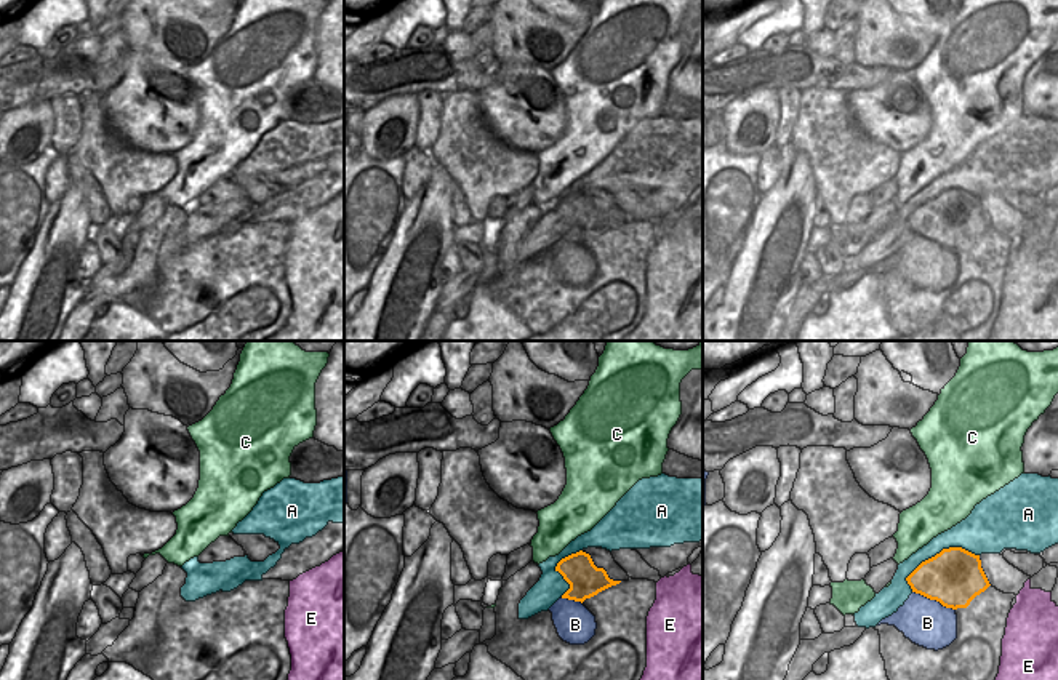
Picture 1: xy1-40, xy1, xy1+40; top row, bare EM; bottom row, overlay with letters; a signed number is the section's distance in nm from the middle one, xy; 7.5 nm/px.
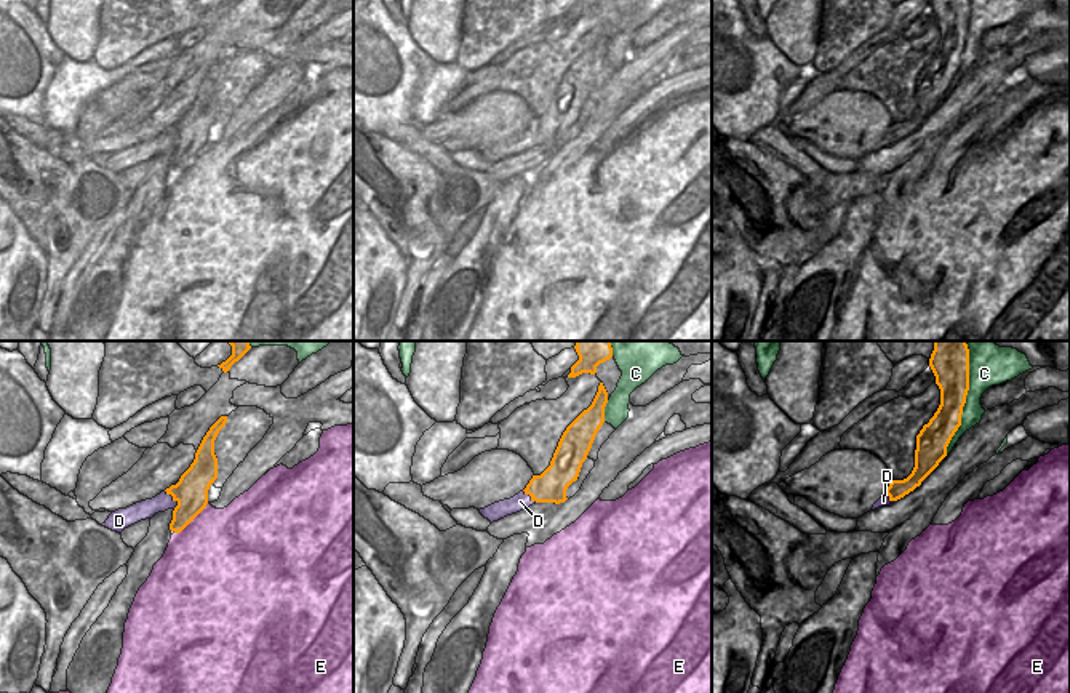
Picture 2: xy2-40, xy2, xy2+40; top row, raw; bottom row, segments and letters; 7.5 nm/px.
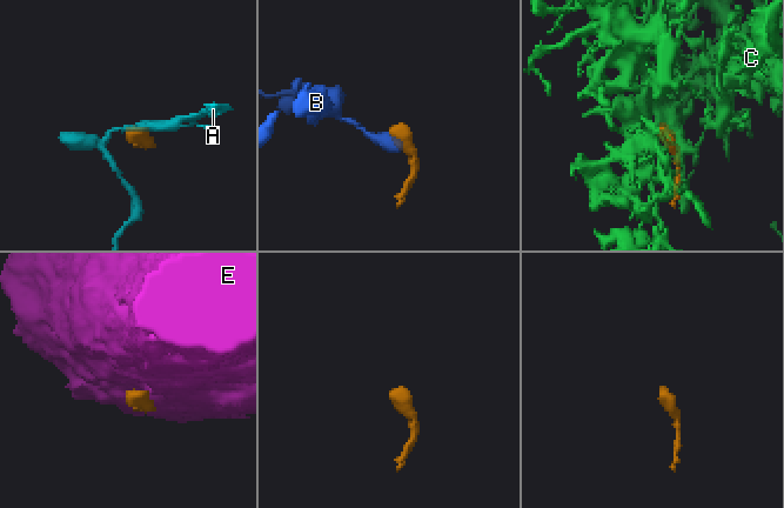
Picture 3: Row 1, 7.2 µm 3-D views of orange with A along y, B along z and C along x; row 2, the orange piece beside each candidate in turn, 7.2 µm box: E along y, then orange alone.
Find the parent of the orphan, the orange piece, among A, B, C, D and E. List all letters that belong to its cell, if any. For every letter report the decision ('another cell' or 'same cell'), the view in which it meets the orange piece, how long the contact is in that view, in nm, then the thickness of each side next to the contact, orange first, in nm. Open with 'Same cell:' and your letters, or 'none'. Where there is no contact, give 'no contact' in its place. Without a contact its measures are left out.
Same cell: none
A: another cell; meets orange in xy1+40; contact 600 nm long; 440 nm thick on the orange side, 240 nm on the other
B: another cell; meets orange in xy1+40; contact 360 nm long; 440 nm thick on the orange side, 360 nm on the other
C: another cell; meets orange in xy2+40; contact 850 nm long; 260 nm thick on the orange side, 240 nm on the other
D: another cell; meets orange in xy2-40; contact 160 nm long; 260 nm thick on the orange side, 140 nm on the other
E: another cell; meets orange in xy2-40; contact 360 nm long; 260 nm thick on the orange side, 500 nm on the other

